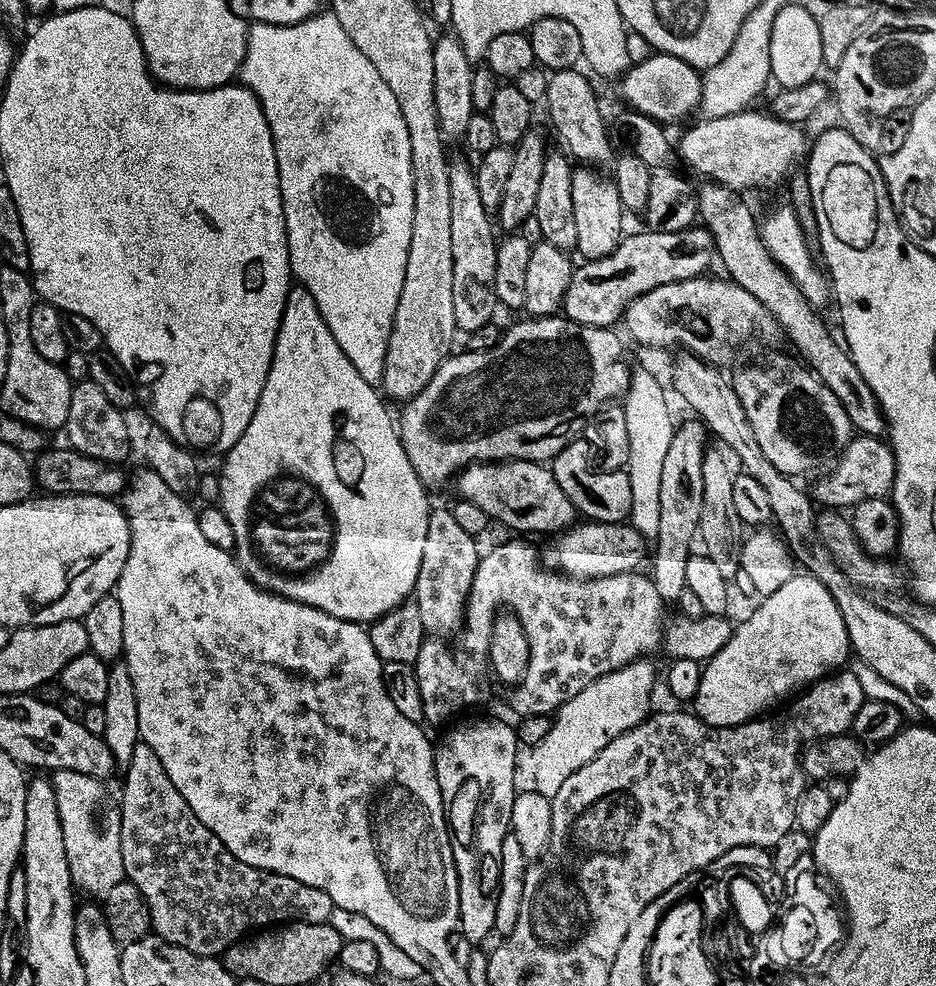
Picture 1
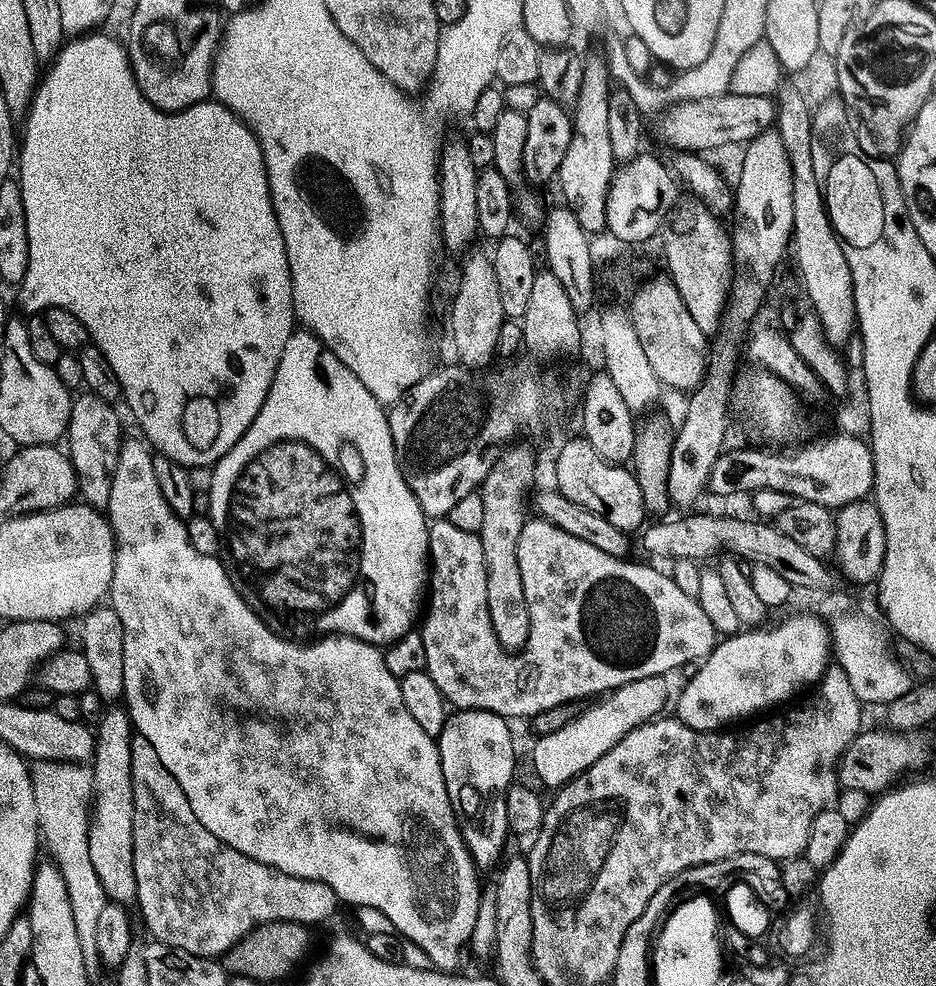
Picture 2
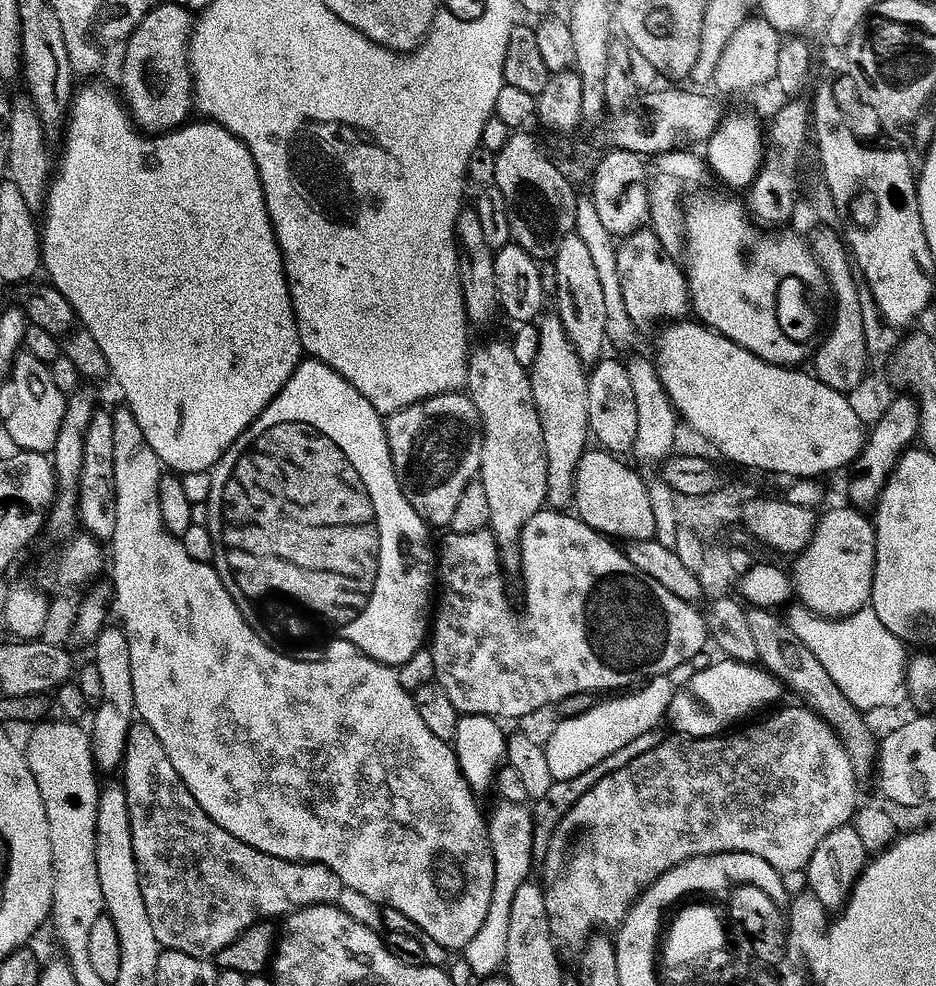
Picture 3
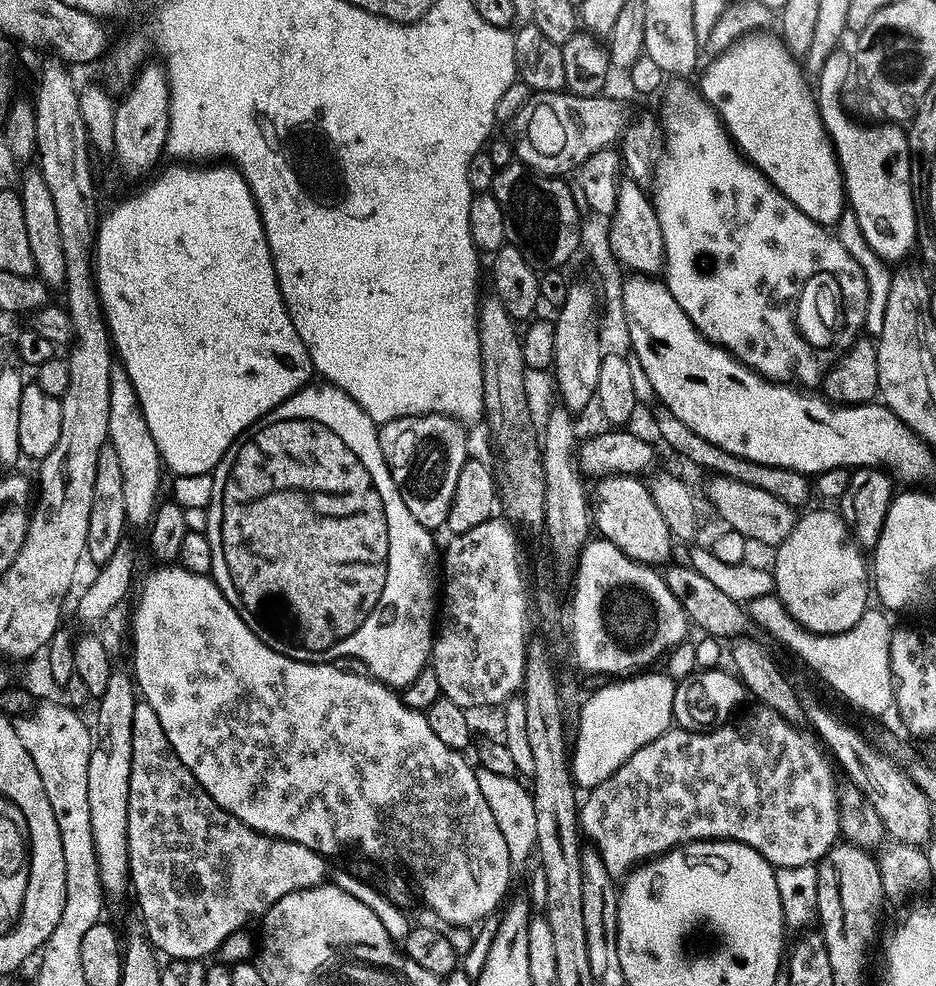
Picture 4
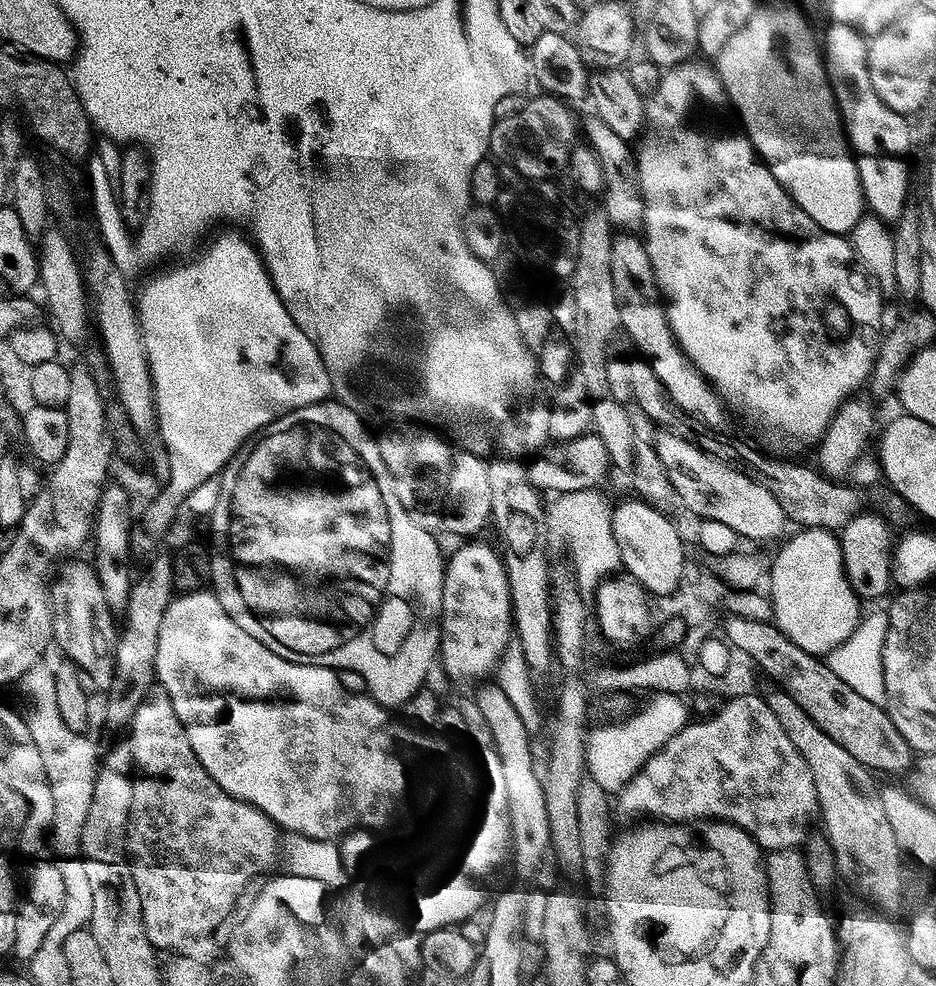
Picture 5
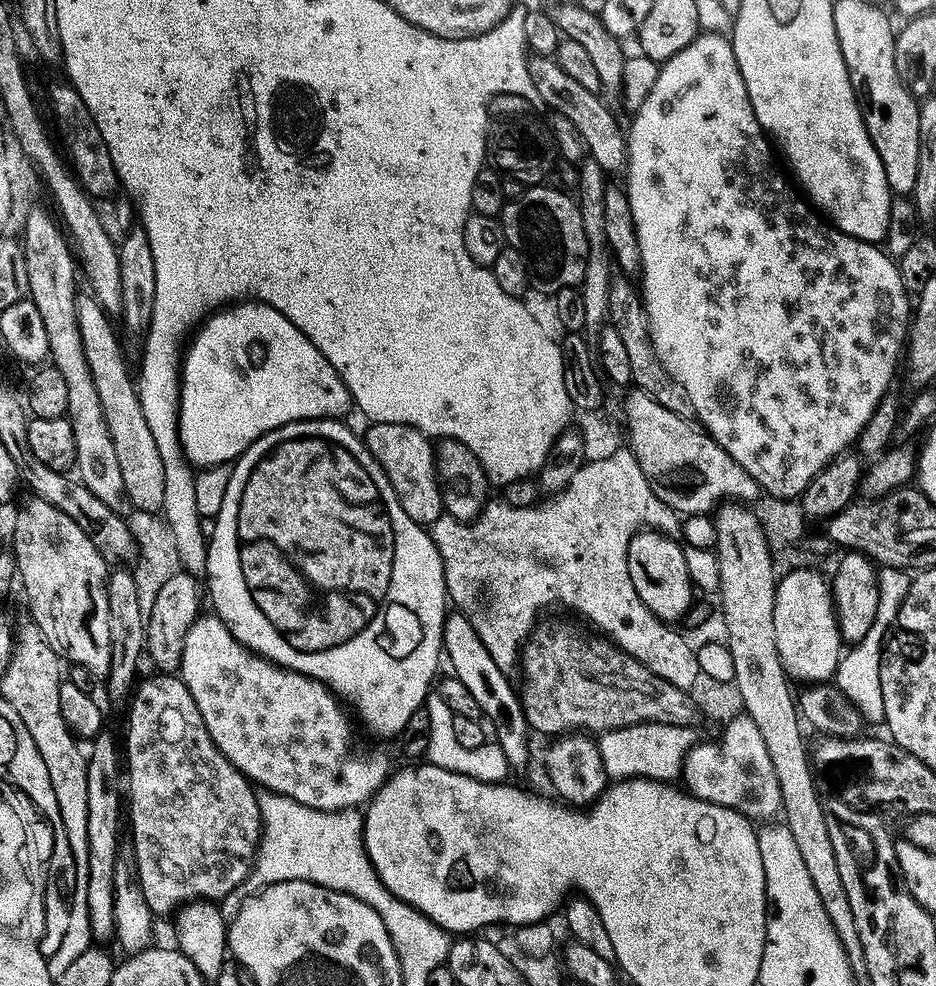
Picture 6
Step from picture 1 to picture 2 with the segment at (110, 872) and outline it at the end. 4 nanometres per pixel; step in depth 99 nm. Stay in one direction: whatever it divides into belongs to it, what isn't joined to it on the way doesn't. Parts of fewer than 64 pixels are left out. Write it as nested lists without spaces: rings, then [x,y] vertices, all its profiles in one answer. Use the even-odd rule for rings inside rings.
[[[37,760],[31,765],[30,775],[43,847],[48,847],[48,852],[52,855],[49,856],[51,863],[58,866],[66,882],[72,906],[80,908],[85,900],[89,900],[92,909],[88,914],[88,924],[94,926],[102,915],[102,906],[110,901],[104,893],[102,882],[98,882],[94,862],[90,862],[88,822],[90,805],[94,799],[91,767],[71,764],[65,760]]]

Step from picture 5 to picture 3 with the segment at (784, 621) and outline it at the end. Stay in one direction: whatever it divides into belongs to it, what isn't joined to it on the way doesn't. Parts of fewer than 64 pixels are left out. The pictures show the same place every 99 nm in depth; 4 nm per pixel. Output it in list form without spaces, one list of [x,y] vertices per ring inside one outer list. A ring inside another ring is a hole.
[[[855,506],[832,508],[816,522],[816,533],[803,552],[795,557],[796,565],[790,568],[792,587],[799,603],[818,616],[839,618],[849,616],[865,607],[872,598],[874,558],[876,557],[876,530],[871,519]]]

